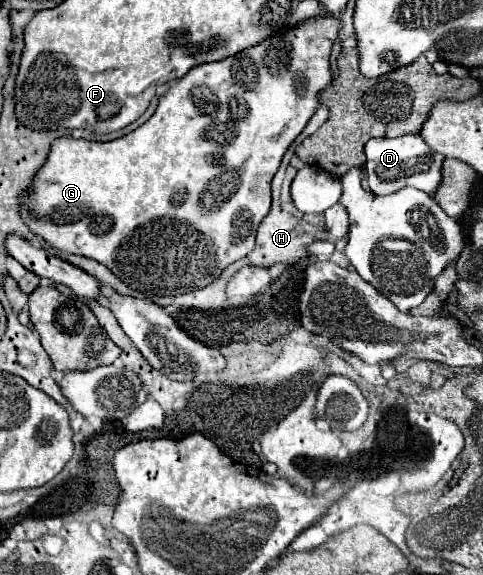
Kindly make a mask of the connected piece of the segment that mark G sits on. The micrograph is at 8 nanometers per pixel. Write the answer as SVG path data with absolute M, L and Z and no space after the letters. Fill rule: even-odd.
M317 16L309 18L305 22L299 22L297 26L291 26L289 30L283 30L279 34L273 34L271 38L235 54L219 62L201 64L189 70L187 76L173 82L167 94L159 98L159 106L155 114L137 130L131 134L117 138L113 142L87 142L87 140L75 140L69 136L57 138L51 144L49 158L45 164L37 170L33 176L33 182L27 188L27 194L21 196L19 212L23 222L29 226L29 230L37 236L41 236L49 246L57 248L63 254L79 254L91 260L97 260L99 264L107 266L121 282L125 282L129 288L139 290L147 296L177 296L185 294L197 288L203 288L217 280L221 272L237 262L243 260L255 246L255 234L261 224L261 220L267 216L271 208L271 180L275 172L279 170L281 158L291 146L291 142L303 132L315 110L319 108L319 94L331 84L331 68L329 68L329 54L331 48L341 32L343 22L337 16Z

